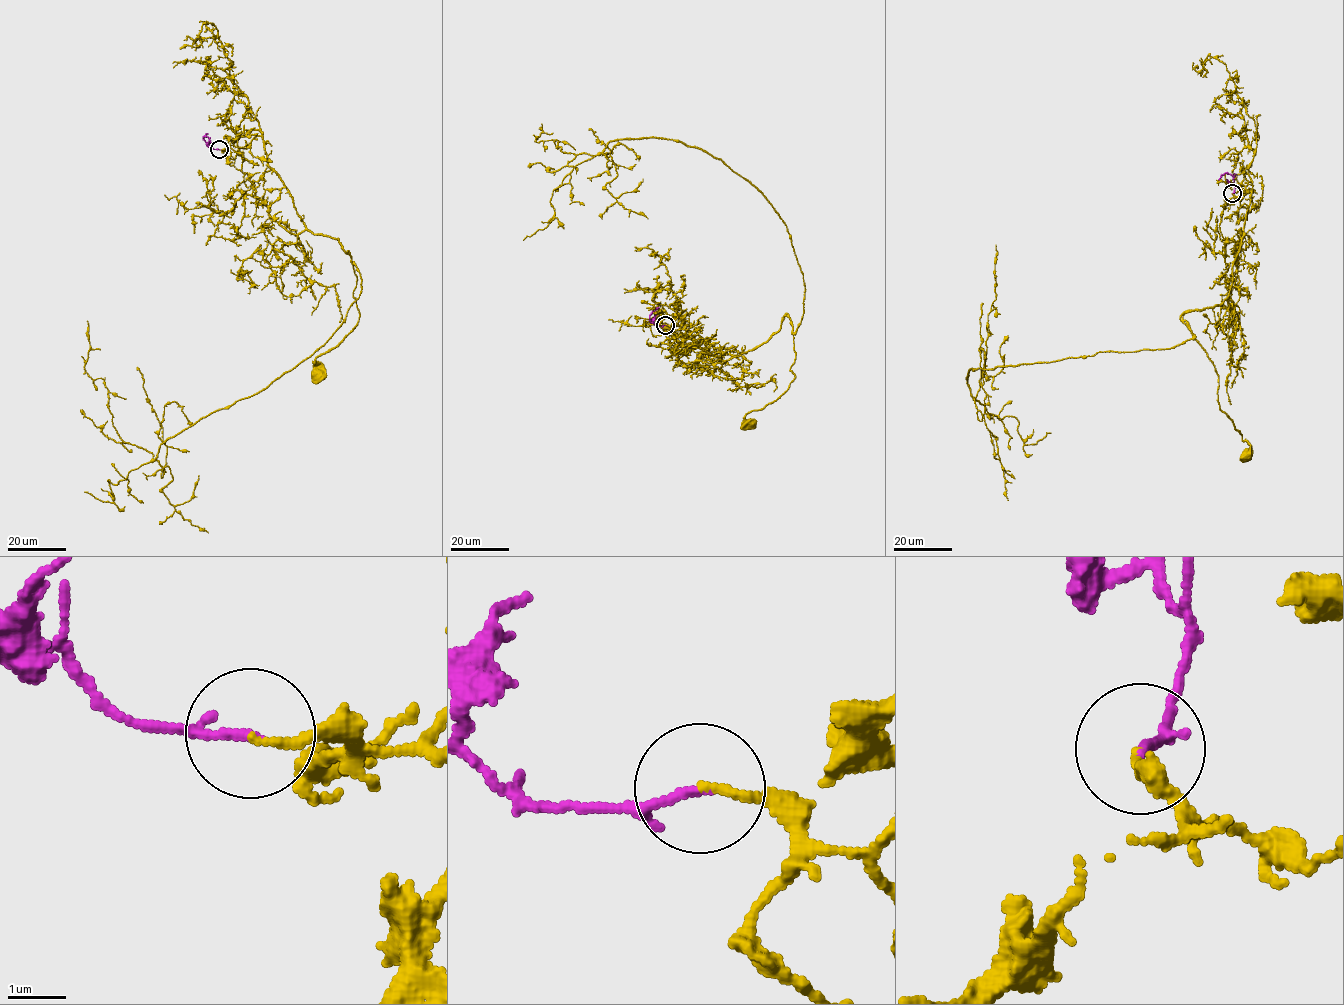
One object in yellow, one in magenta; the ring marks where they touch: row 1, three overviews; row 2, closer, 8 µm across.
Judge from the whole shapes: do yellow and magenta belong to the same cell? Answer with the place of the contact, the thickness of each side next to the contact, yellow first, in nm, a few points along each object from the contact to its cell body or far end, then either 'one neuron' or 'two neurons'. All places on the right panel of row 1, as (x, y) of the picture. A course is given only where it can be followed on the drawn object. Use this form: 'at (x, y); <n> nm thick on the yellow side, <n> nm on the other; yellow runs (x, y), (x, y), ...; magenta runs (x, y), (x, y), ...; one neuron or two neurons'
at (1232, 193); 130 nm thick on the yellow side, 100 nm on the other; yellow runs (1232, 193), (1252, 191), (1230, 293), (1182, 321), (1212, 361), (1220, 410), (1250, 446), (1246, 455); magenta runs (1232, 193), (1233, 177), (1226, 173), (1218, 180); one neuron

